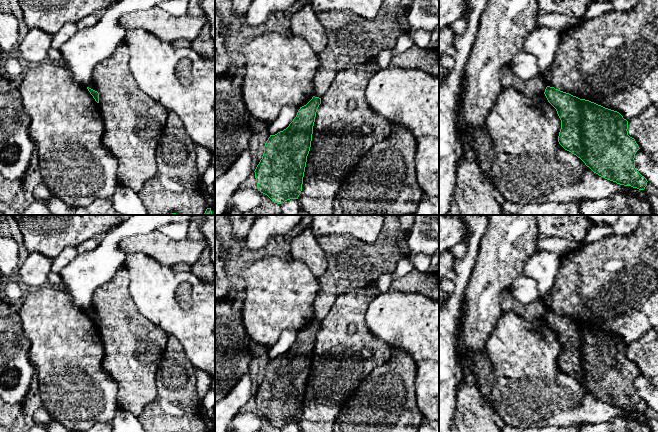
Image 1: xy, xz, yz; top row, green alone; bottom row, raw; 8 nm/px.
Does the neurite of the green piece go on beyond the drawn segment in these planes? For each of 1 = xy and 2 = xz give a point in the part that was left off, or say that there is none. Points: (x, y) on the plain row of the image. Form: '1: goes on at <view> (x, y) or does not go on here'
1: does not go on here
2: does not go on here

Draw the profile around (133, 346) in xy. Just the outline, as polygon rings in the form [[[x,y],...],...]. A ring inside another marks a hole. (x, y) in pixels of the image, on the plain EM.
[[[122,266],[112,280],[98,287],[92,297],[92,307],[99,317],[99,335],[104,347],[103,366],[118,384],[118,408],[138,416],[157,397],[156,373],[169,335],[146,319],[138,310],[129,291],[130,276]]]

